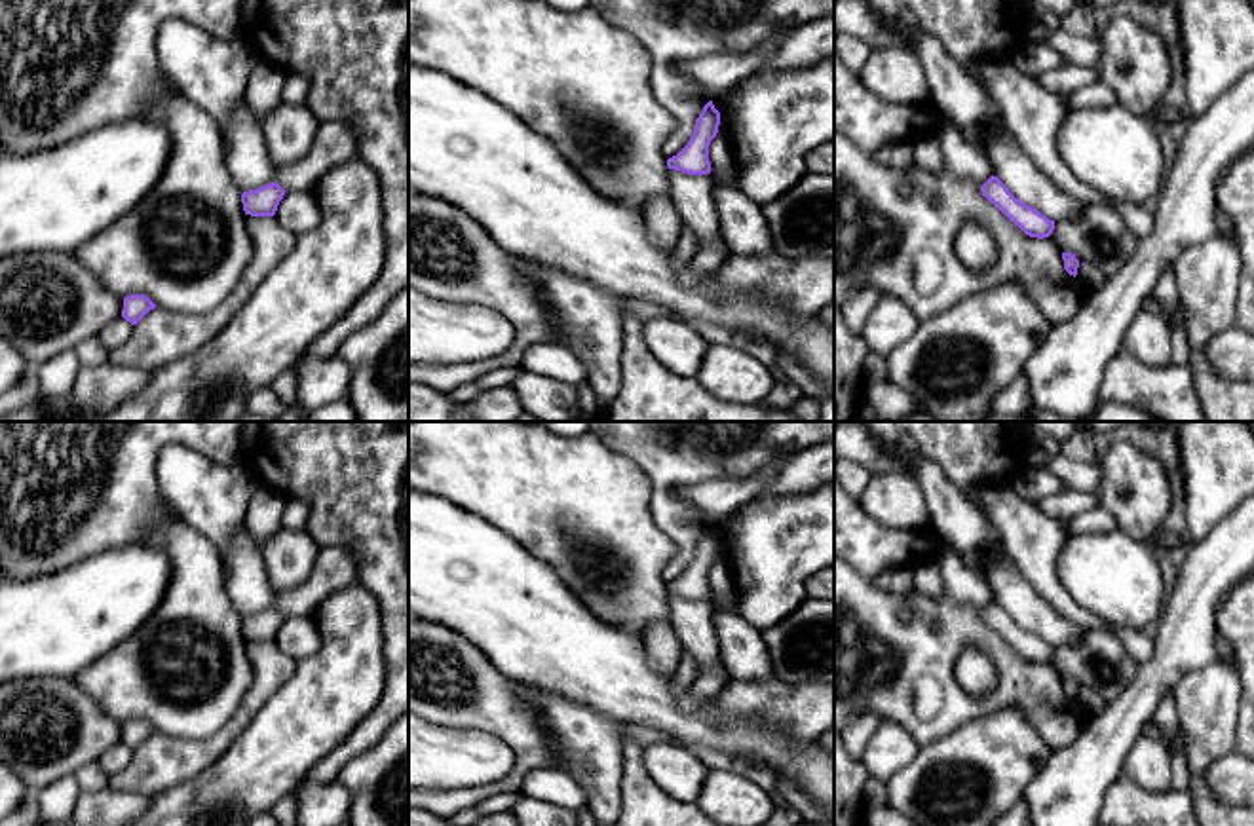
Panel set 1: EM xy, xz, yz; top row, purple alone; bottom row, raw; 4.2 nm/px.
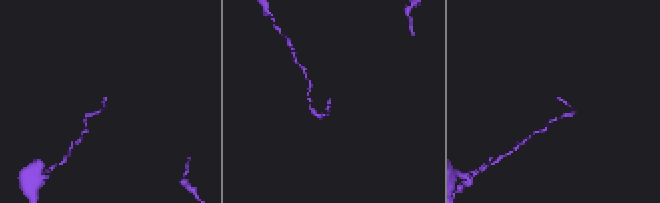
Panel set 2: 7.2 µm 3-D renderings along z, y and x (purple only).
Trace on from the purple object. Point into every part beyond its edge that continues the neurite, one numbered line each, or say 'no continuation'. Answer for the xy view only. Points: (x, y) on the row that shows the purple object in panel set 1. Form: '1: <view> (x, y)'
no continuation

